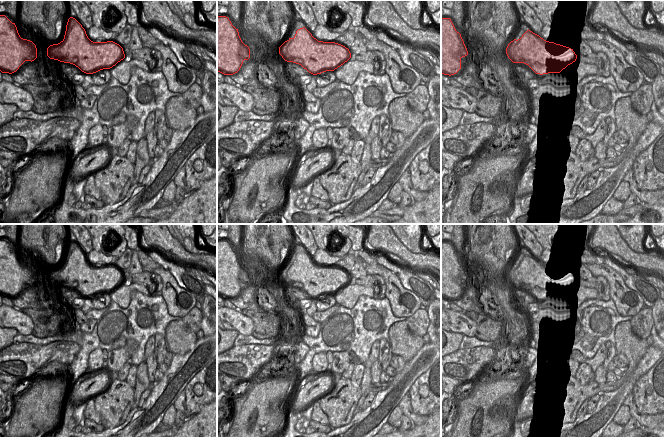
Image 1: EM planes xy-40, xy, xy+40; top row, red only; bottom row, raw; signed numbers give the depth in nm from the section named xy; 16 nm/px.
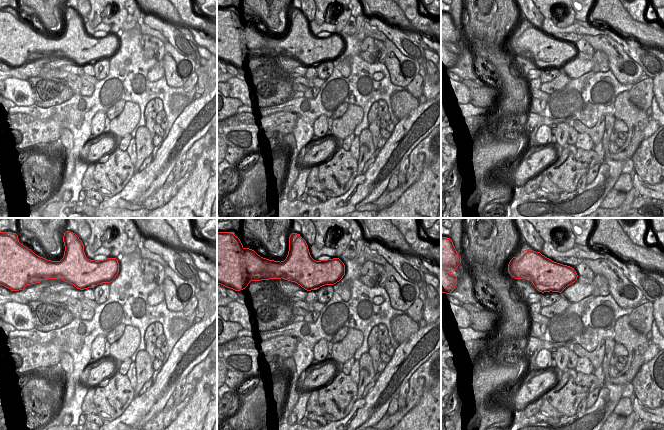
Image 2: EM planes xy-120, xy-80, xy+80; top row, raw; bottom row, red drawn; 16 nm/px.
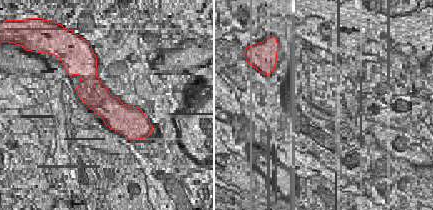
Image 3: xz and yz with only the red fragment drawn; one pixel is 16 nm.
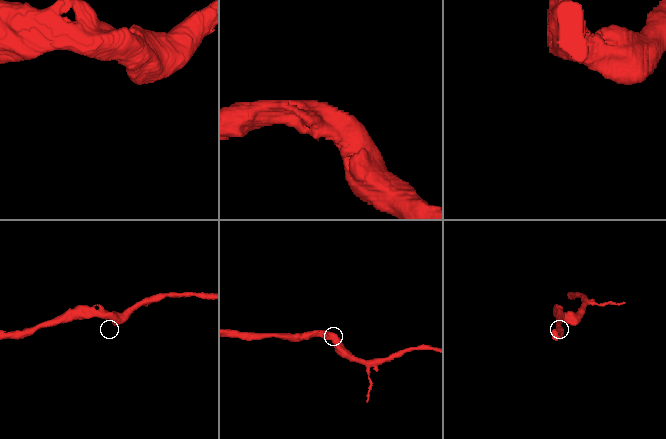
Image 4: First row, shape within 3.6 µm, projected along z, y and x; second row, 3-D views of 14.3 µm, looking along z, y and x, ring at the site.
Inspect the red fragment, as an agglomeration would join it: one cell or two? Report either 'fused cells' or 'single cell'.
single cell

